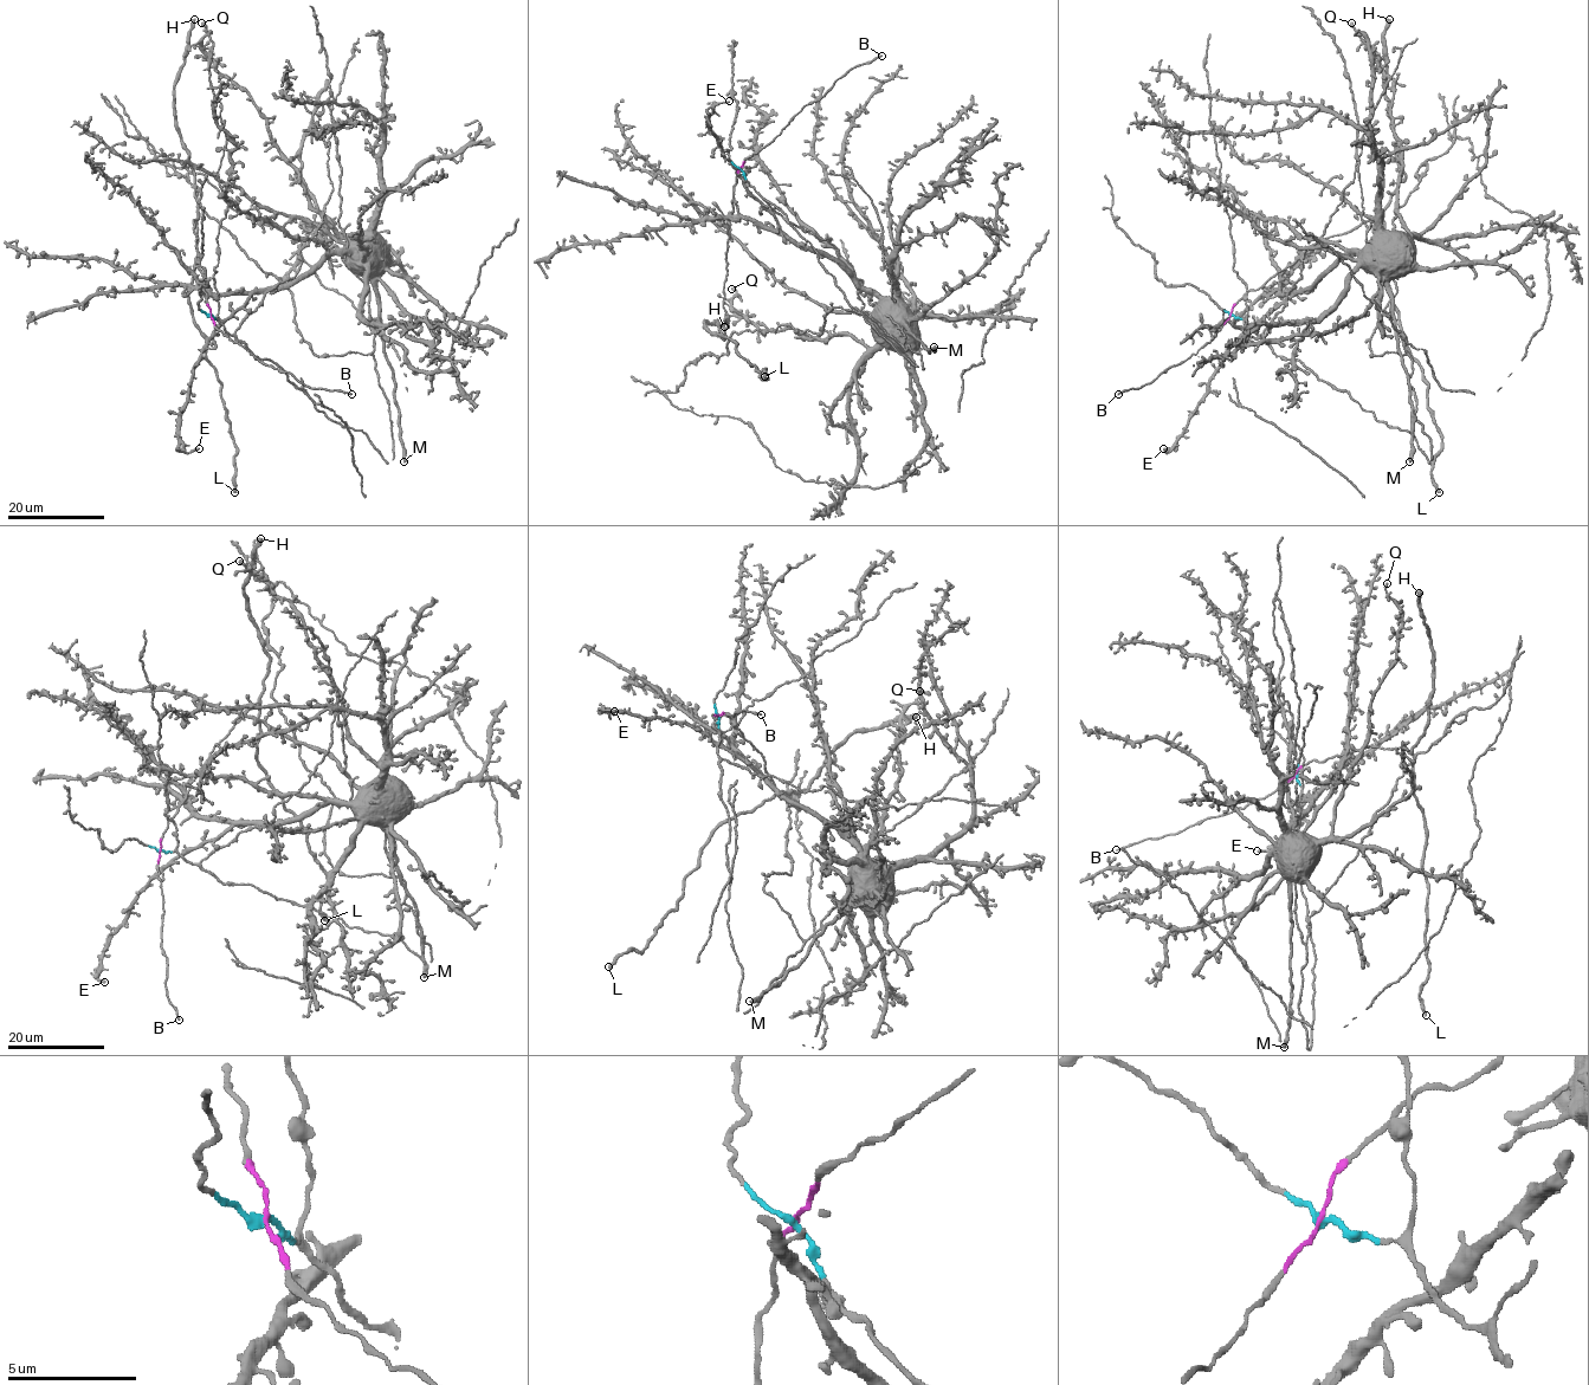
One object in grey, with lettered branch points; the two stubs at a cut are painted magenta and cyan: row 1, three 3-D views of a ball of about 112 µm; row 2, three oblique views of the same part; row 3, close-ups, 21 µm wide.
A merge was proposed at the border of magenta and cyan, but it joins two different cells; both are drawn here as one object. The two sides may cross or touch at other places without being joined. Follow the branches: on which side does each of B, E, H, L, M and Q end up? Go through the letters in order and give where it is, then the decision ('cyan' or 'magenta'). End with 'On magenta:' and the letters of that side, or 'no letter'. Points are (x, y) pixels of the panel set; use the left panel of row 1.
B: at (351, 394); magenta
E: at (199, 448); cyan
H: at (194, 19); magenta
L: at (234, 492); magenta
M: at (404, 461); cyan
Q: at (201, 23); cyan
On magenta: B, H, L

